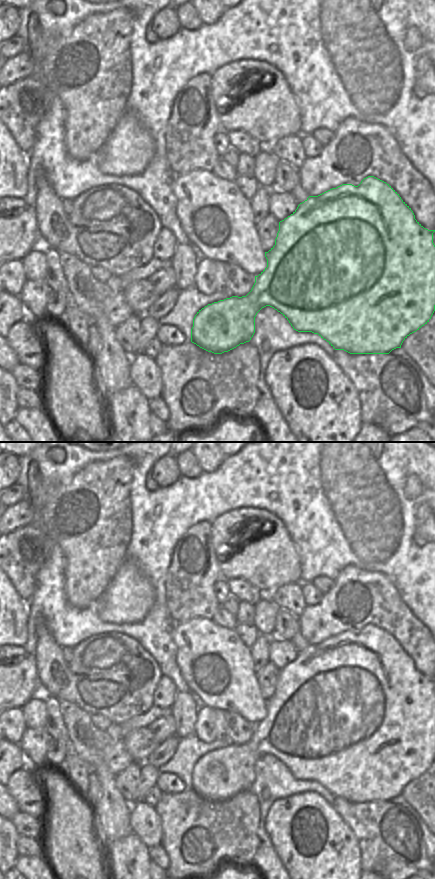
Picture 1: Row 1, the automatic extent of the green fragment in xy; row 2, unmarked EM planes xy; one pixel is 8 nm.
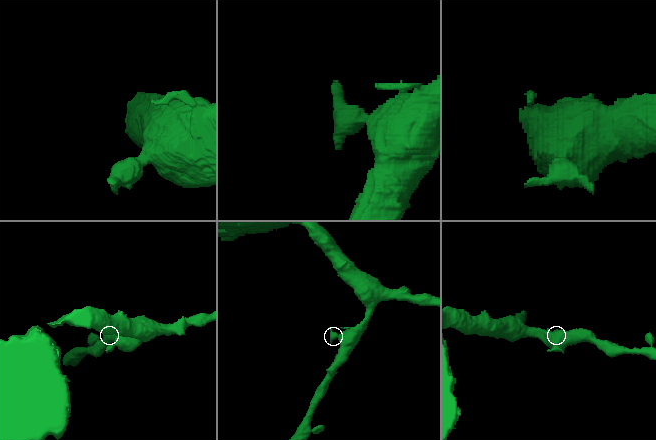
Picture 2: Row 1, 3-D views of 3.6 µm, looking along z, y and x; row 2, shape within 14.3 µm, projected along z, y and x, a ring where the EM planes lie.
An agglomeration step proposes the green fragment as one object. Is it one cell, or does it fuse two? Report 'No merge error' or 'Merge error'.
No merge error

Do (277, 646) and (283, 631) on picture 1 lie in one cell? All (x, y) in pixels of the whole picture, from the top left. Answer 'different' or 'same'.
different

